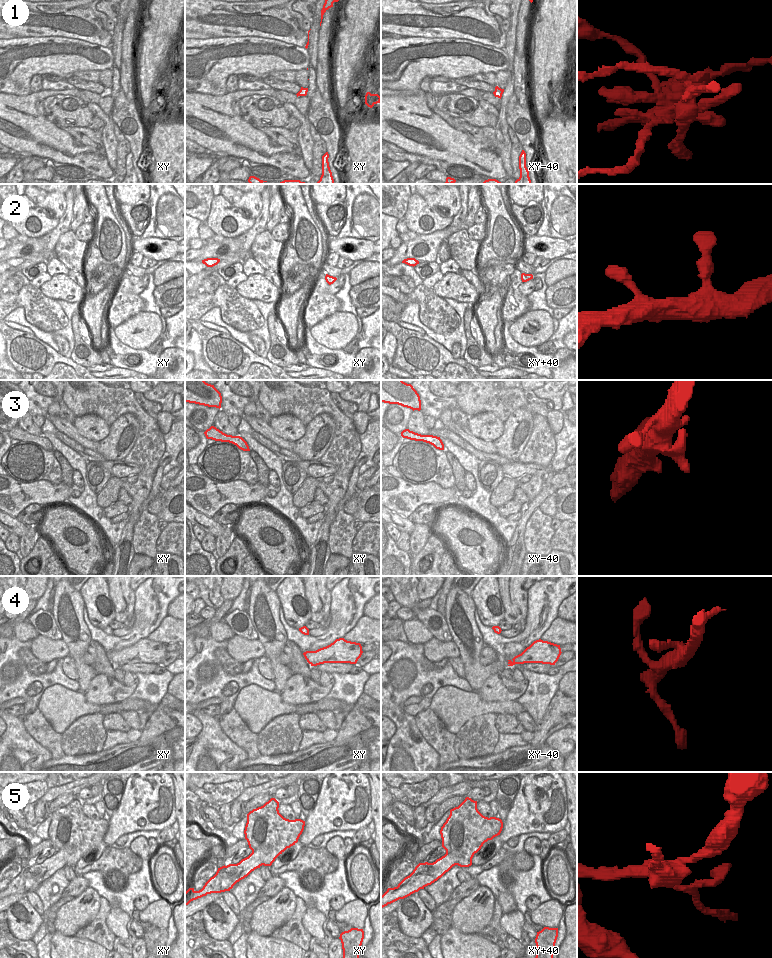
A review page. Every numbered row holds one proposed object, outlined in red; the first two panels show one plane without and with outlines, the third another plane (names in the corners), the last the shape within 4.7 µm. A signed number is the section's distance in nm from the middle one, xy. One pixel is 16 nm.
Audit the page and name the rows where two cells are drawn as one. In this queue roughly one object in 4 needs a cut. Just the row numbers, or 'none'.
1, 5

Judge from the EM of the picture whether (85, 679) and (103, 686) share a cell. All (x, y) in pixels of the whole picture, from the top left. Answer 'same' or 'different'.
different

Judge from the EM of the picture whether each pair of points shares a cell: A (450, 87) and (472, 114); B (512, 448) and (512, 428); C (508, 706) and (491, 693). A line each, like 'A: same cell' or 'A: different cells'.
A: different cells
B: same cell
C: different cells

